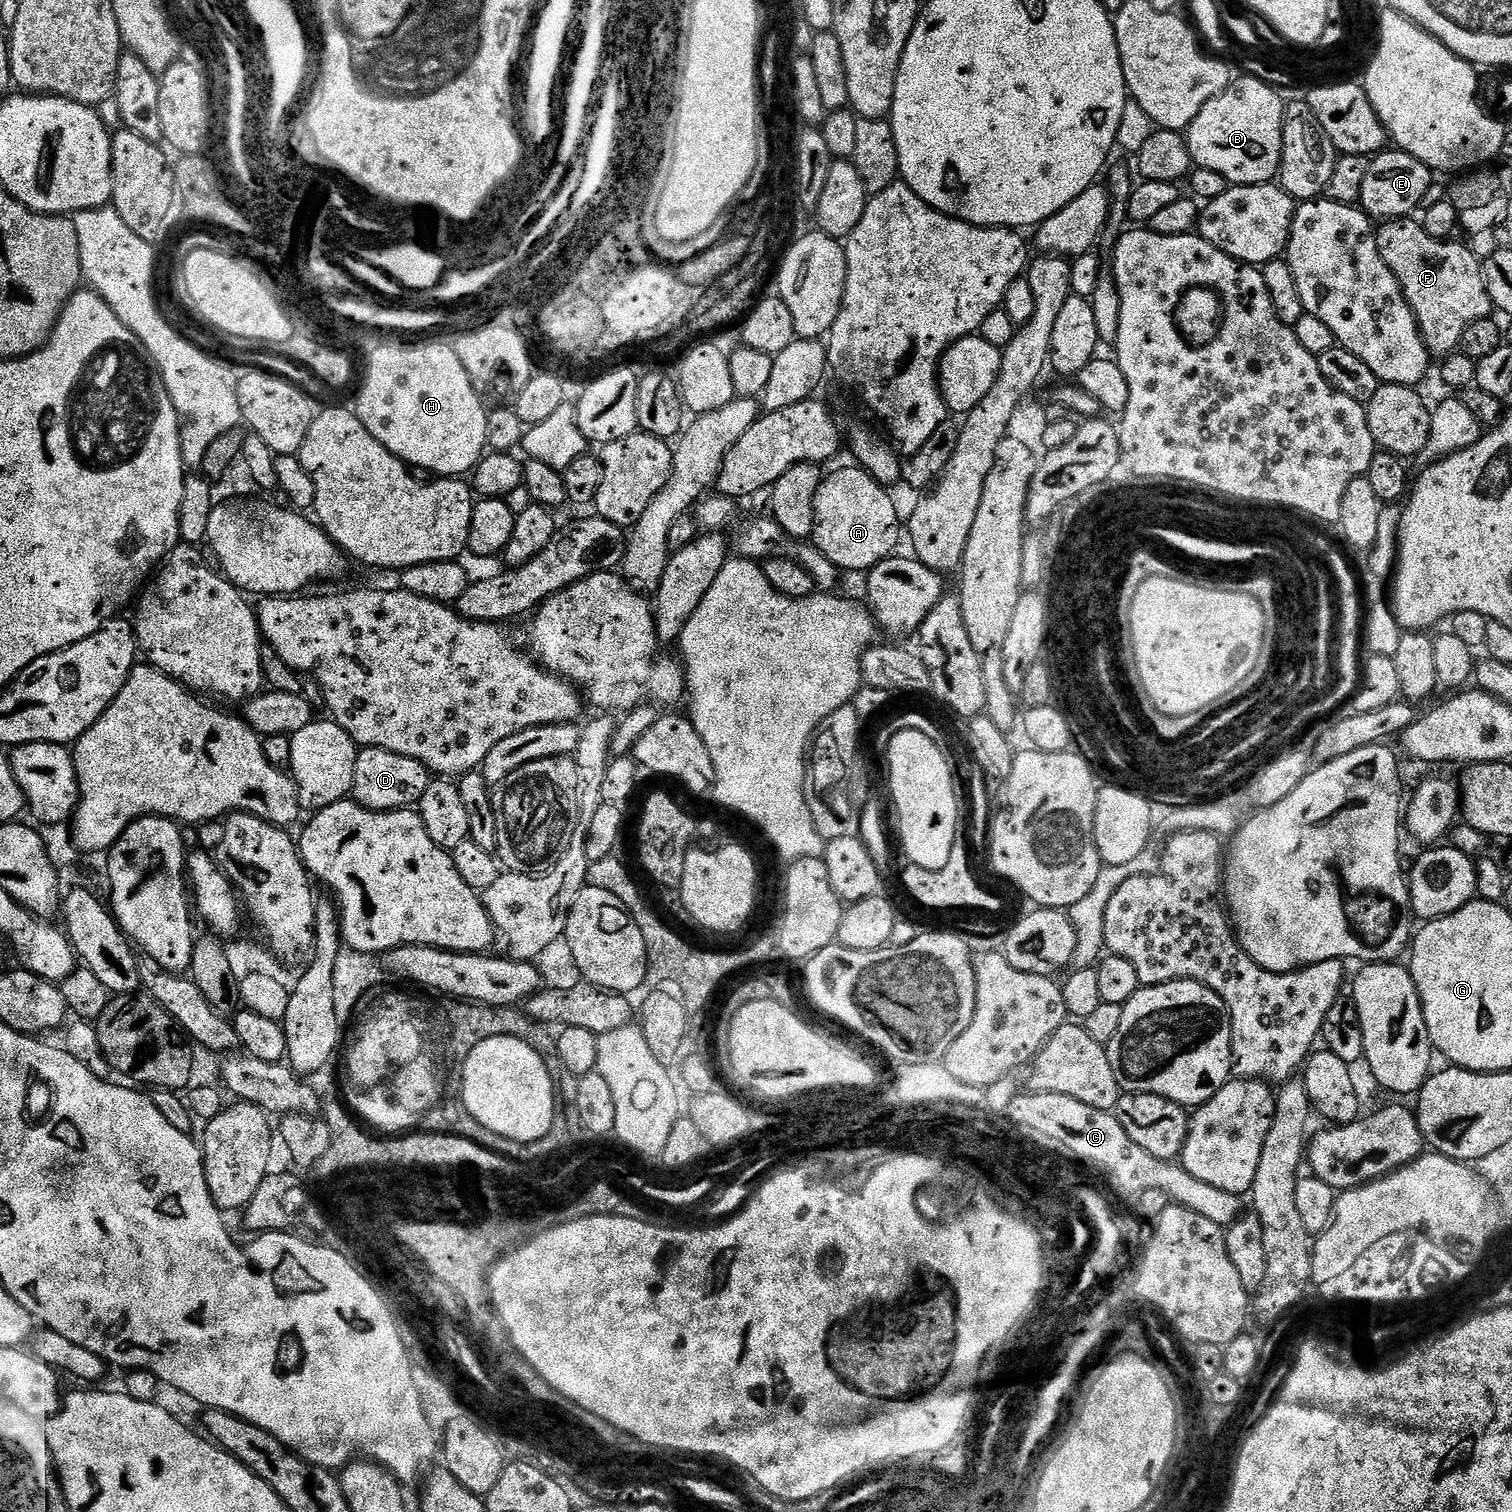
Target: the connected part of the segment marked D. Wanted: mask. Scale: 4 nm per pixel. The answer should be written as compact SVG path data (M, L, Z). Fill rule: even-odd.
M360 748L354 762L354 786L351 799L366 810L399 812L419 805L430 782L428 767L414 758L394 754L381 748Z

